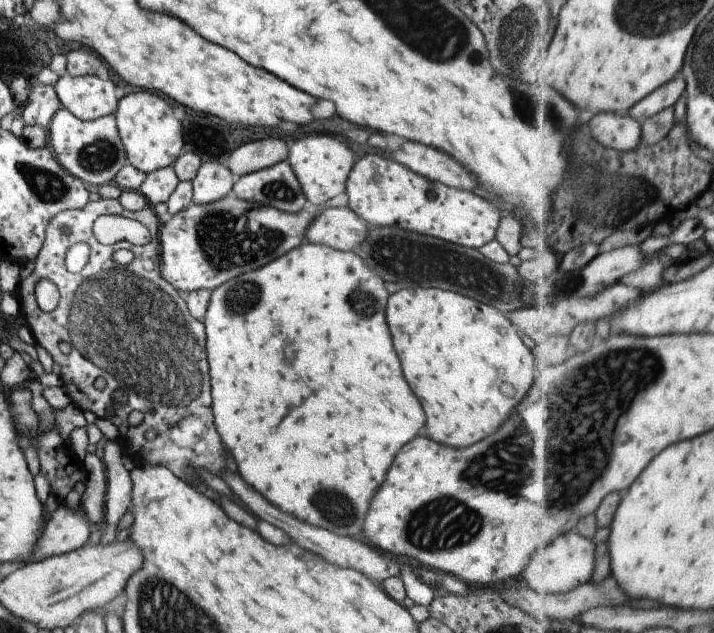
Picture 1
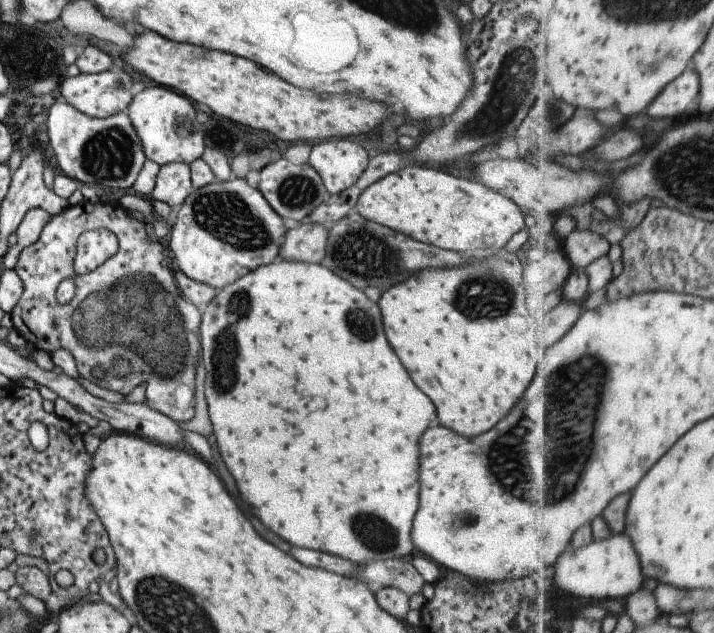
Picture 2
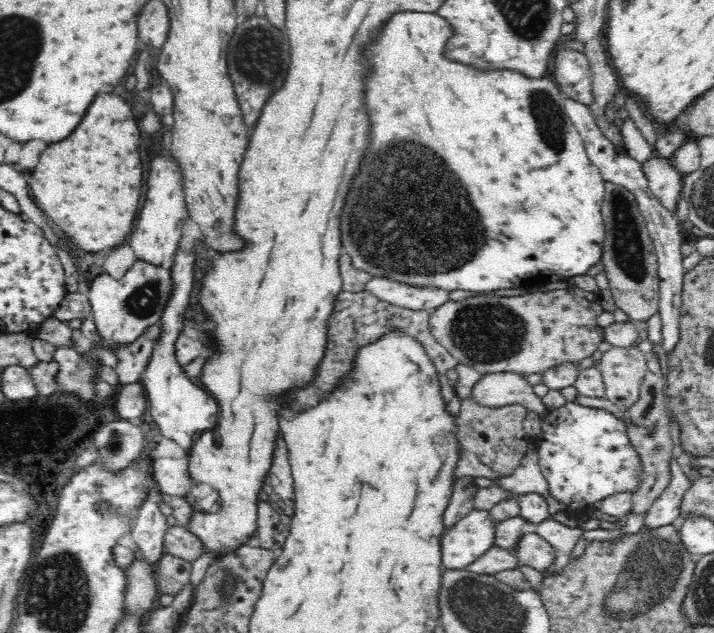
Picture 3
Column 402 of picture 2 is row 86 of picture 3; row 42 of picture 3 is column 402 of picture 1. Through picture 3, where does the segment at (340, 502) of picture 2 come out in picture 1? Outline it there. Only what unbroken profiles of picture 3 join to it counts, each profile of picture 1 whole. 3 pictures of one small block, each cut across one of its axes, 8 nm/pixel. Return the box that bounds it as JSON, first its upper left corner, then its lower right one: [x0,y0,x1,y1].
[203,242,423,537]

